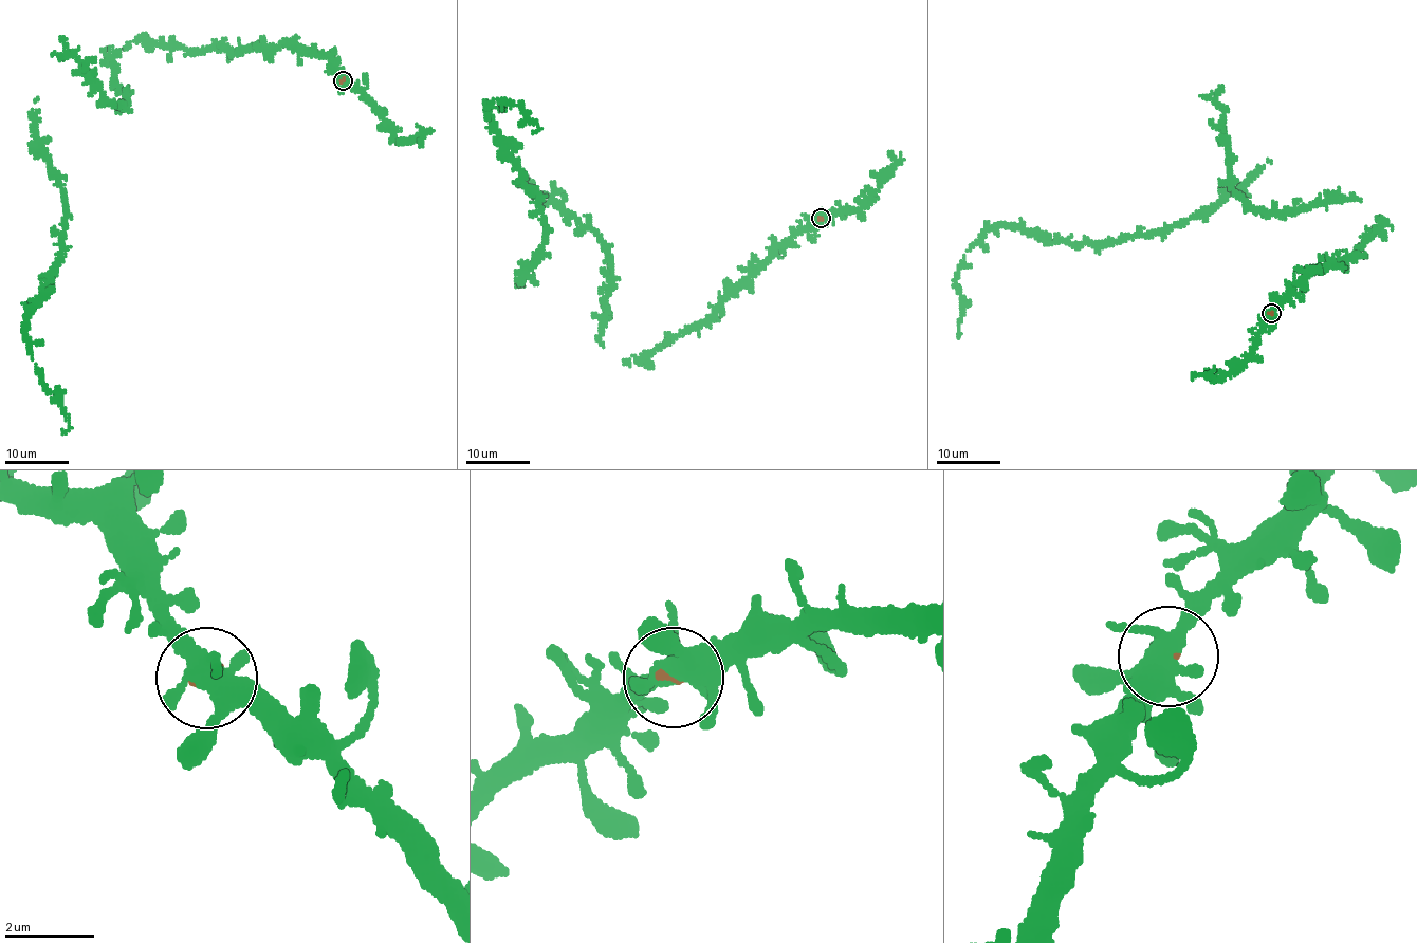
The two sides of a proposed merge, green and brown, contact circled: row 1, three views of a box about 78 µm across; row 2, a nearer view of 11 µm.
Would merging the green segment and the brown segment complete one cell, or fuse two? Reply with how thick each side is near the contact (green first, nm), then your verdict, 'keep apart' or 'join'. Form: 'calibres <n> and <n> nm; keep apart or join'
calibres 440 and 90 nm; join

